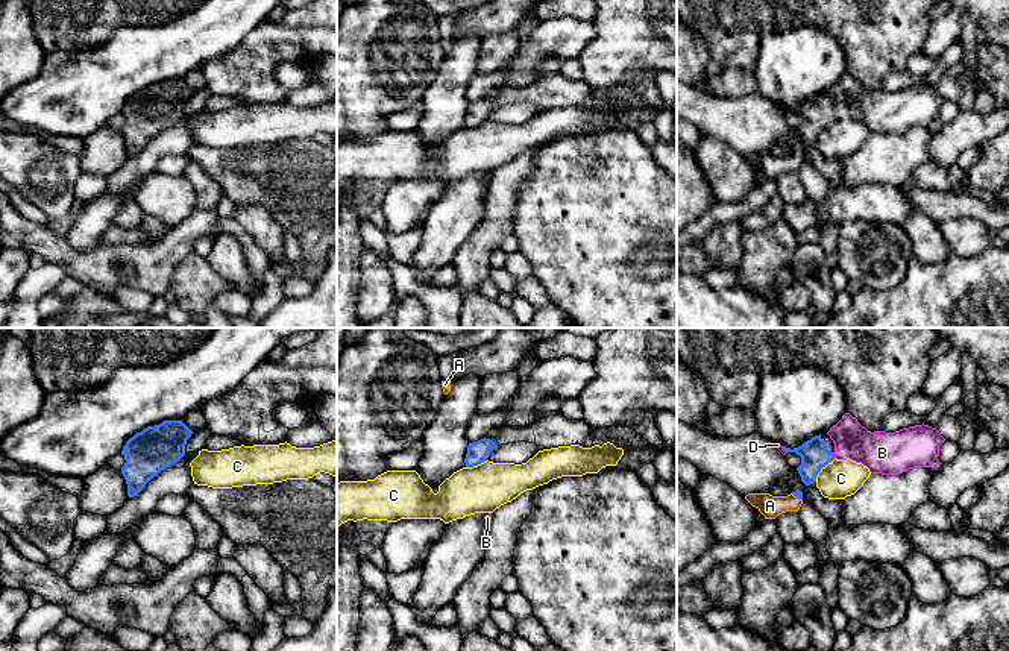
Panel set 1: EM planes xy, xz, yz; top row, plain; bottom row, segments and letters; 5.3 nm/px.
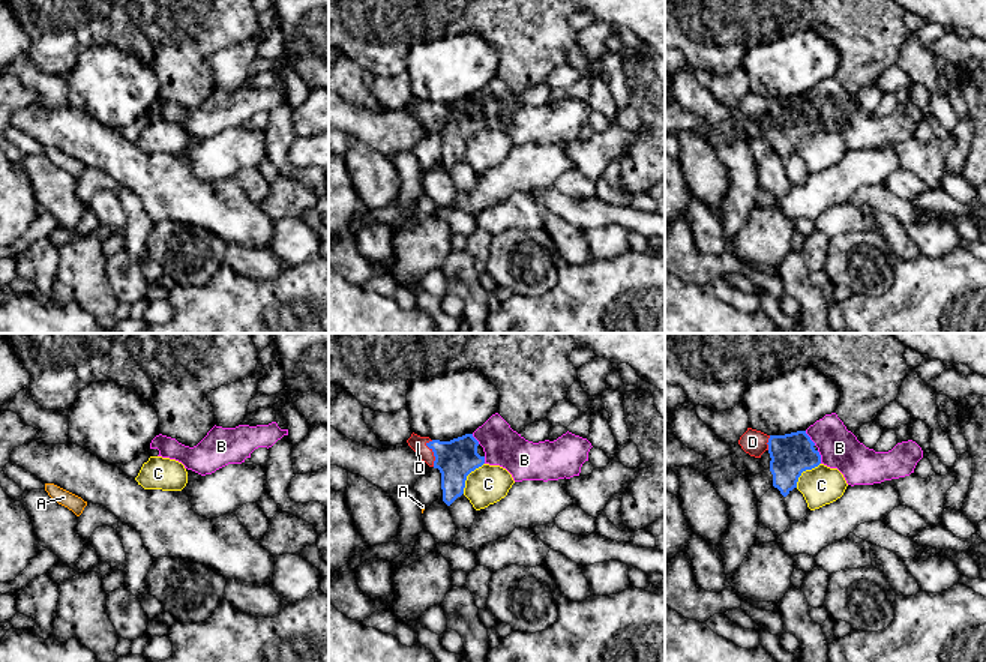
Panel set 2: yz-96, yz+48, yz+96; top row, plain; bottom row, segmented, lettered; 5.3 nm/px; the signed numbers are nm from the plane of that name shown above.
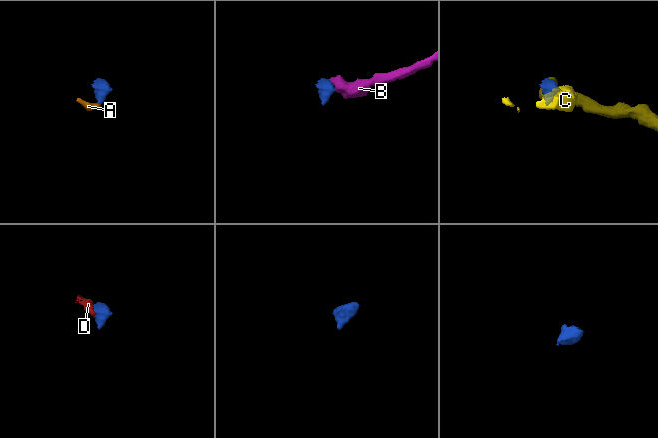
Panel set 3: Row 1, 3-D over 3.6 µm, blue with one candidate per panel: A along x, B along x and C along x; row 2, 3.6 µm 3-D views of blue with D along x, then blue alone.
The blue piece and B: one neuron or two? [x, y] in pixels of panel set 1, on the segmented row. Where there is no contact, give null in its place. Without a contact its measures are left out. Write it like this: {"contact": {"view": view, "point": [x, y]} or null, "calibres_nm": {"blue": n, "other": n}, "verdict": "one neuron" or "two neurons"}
{"contact": {"view": "yz", "point": [833, 456]}, "calibres_nm": {"blue": 150, "other": 220}, "verdict": "one neuron"}

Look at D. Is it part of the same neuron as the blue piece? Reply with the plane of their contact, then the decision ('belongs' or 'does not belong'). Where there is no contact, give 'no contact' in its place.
yz | belongs

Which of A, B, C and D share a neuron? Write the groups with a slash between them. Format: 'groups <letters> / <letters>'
groups A B D / C

